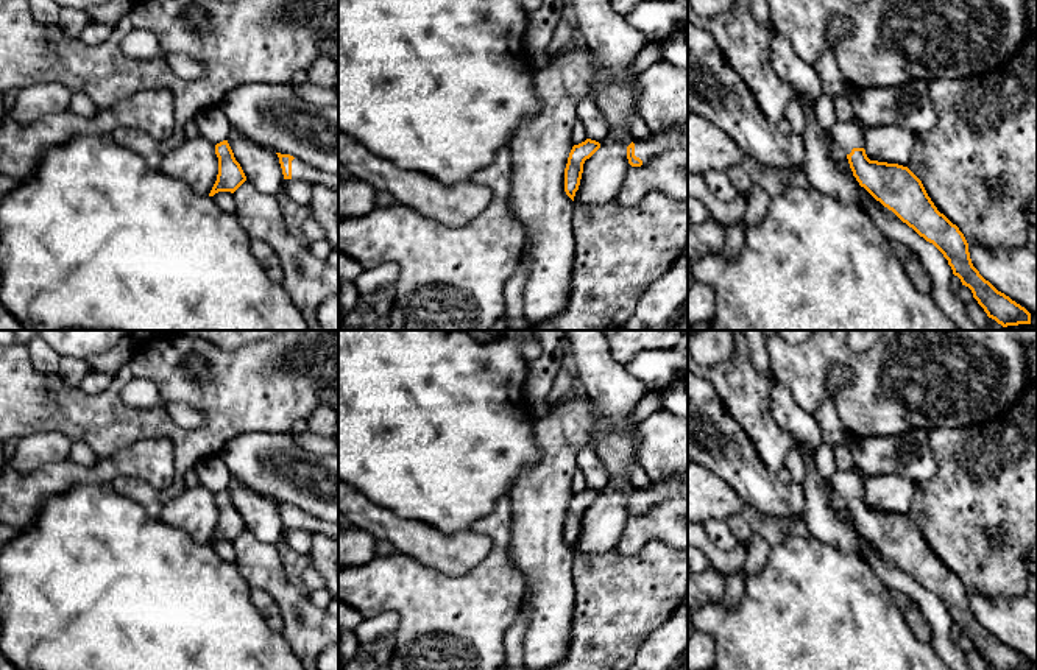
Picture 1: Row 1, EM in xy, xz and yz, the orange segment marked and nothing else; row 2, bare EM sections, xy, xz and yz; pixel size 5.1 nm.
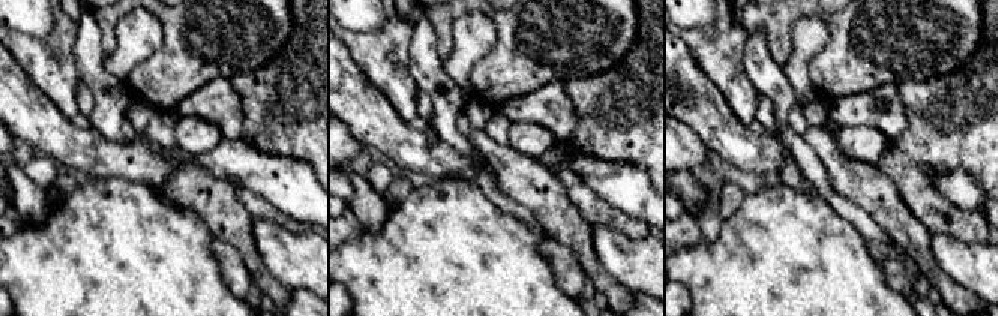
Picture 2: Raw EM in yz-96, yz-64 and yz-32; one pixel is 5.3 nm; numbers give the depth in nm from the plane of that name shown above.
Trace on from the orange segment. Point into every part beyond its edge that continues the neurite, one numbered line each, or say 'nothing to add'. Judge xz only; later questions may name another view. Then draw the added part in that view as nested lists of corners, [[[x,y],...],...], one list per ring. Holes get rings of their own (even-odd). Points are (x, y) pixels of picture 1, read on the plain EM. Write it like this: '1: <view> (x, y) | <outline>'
1: xz (655, 493) | [[[688,471],[677,478],[667,478],[663,481],[652,481],[647,488],[633,488],[635,505],[649,511],[657,503],[669,499],[688,499]]]

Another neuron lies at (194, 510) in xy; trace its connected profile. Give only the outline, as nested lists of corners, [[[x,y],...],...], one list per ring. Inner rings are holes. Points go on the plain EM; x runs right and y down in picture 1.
[[[198,485],[164,503],[159,519],[182,528],[198,545],[209,545],[218,524],[215,494]]]

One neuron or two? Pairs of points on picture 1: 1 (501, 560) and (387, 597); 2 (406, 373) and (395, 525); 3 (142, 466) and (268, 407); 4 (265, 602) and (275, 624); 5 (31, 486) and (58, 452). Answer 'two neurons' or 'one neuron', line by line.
1: one neuron
2: two neurons
3: two neurons
4: one neuron
5: two neurons

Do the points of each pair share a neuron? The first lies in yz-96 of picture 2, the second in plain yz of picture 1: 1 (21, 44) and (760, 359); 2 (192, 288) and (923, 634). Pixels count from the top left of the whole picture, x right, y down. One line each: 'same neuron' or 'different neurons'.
1: different neurons
2: different neurons

